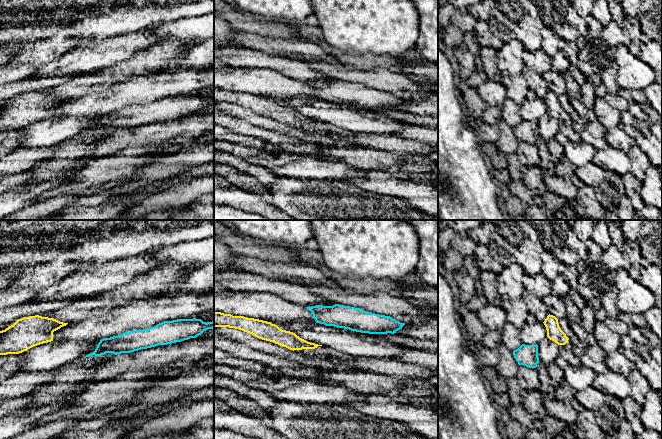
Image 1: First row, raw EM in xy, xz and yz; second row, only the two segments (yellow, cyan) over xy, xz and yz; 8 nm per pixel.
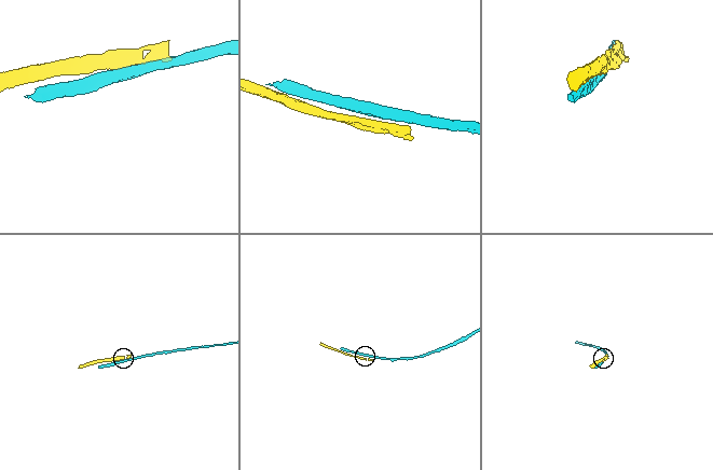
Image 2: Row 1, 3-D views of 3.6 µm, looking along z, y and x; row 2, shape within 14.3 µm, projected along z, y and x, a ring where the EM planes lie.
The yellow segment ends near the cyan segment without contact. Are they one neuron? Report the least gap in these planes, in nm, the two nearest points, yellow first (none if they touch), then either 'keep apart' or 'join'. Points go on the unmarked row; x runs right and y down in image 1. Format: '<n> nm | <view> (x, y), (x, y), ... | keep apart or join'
110 nm | yz (547, 112), (537, 121) | keep apart

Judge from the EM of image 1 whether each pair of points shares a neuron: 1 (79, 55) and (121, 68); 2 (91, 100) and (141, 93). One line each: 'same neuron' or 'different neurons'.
1: different neurons
2: same neuron

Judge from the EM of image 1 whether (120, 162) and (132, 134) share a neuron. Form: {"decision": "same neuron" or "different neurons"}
{"decision": "different neurons"}

